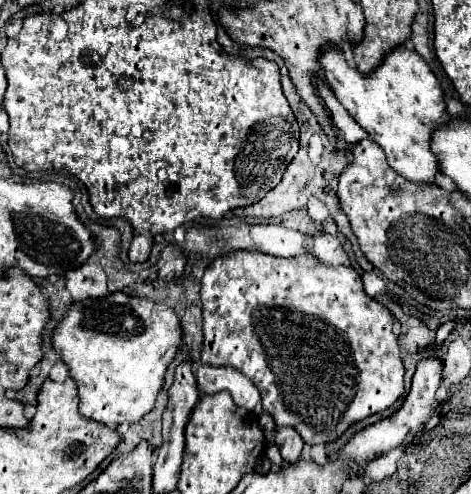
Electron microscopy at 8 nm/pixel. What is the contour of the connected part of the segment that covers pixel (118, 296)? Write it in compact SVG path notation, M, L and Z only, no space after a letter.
M120 291L102 299L72 303L66 317L58 323L52 335L56 353L62 357L64 363L68 363L70 375L78 383L80 413L112 429L120 423L136 423L154 409L156 397L164 385L164 373L174 361L180 341L182 325L174 311L170 311L170 307L166 307L164 303L154 303L150 299L128 297Z

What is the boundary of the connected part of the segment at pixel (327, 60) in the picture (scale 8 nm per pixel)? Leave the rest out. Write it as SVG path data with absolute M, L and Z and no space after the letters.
M396 47L370 77L352 69L338 49L328 49L320 63L336 99L368 137L384 149L388 165L414 183L434 183L440 167L438 157L430 149L432 133L448 125L452 117L446 111L440 81L426 61L416 51Z

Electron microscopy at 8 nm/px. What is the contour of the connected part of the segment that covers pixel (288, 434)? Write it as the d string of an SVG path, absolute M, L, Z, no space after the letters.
M278 427L276 429L276 445L280 447L282 459L286 463L296 463L300 457L300 451L304 447L304 441L292 427Z

